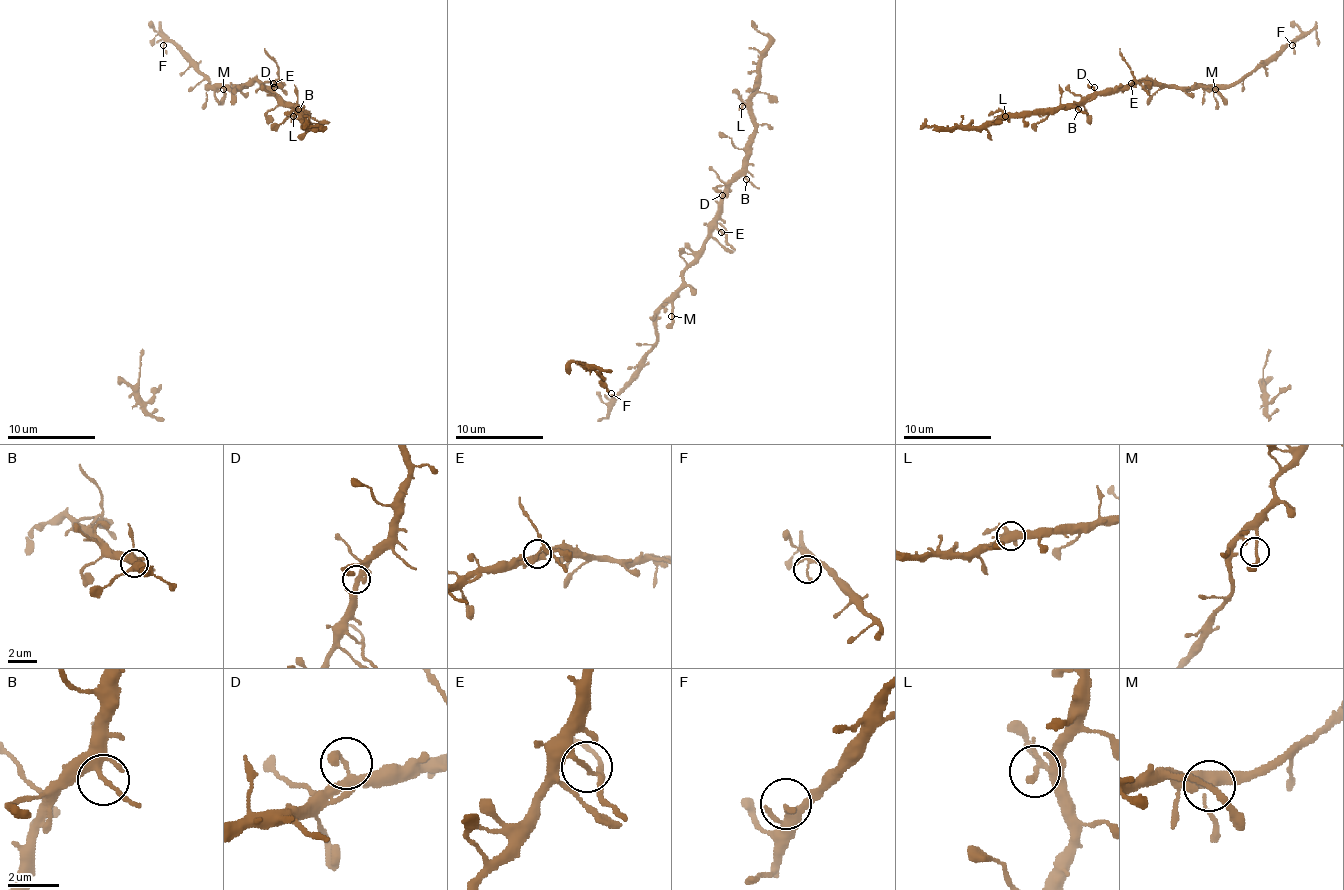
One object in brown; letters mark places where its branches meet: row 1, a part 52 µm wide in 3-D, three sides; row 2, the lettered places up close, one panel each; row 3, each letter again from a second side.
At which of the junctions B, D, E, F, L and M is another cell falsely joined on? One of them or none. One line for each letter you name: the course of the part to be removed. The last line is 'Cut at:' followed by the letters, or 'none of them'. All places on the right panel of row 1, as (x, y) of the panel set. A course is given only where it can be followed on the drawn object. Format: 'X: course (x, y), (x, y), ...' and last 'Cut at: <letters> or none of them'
E: course (1131, 83), (1131, 67), (1120, 47)
Cut at: E

